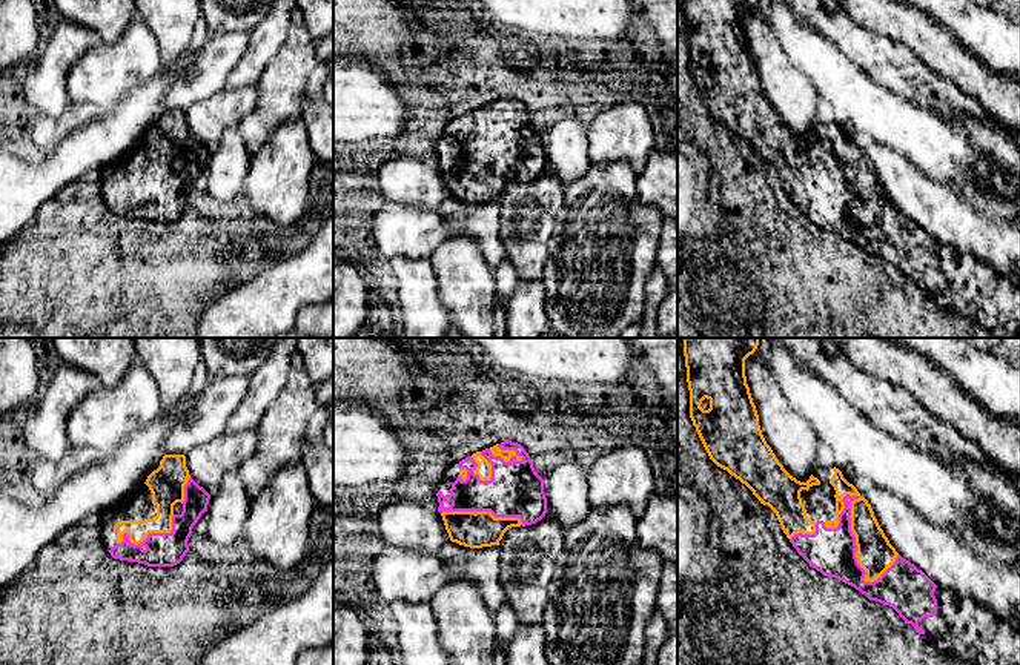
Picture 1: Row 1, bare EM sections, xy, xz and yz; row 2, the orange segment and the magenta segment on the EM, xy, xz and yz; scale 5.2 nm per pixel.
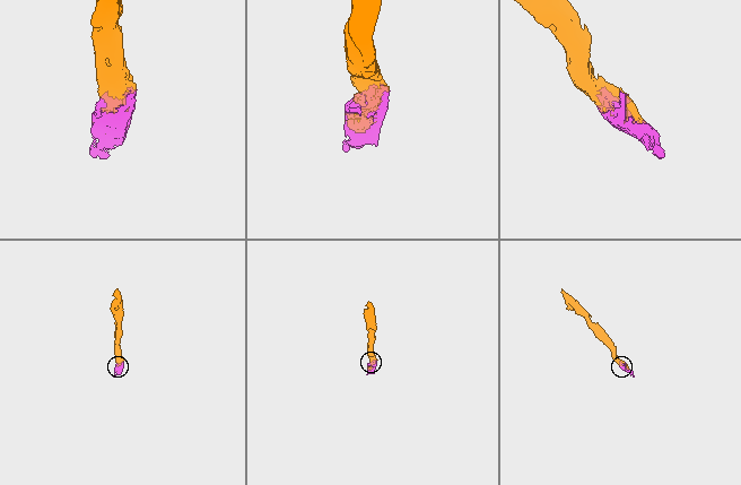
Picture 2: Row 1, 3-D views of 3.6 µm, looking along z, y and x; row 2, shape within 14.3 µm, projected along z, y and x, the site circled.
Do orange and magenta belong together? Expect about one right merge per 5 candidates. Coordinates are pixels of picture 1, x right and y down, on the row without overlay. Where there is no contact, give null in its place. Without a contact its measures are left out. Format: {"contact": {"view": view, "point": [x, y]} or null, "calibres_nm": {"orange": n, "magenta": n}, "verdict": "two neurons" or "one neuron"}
{"contact": {"view": "yz", "point": [856, 195]}, "calibres_nm": {"orange": 190, "magenta": 240}, "verdict": "one neuron"}

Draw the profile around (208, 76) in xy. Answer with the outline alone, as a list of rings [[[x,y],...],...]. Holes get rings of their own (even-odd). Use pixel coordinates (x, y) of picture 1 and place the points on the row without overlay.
[[[217,32],[203,46],[183,78],[161,95],[164,111],[187,111],[226,88],[250,40],[250,32]]]

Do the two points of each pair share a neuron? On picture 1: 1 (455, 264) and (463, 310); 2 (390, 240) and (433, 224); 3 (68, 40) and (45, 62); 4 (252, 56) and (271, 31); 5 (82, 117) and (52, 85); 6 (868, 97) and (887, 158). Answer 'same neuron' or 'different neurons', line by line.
1: same neuron
2: same neuron
3: same neuron
4: same neuron
5: different neurons
6: different neurons

